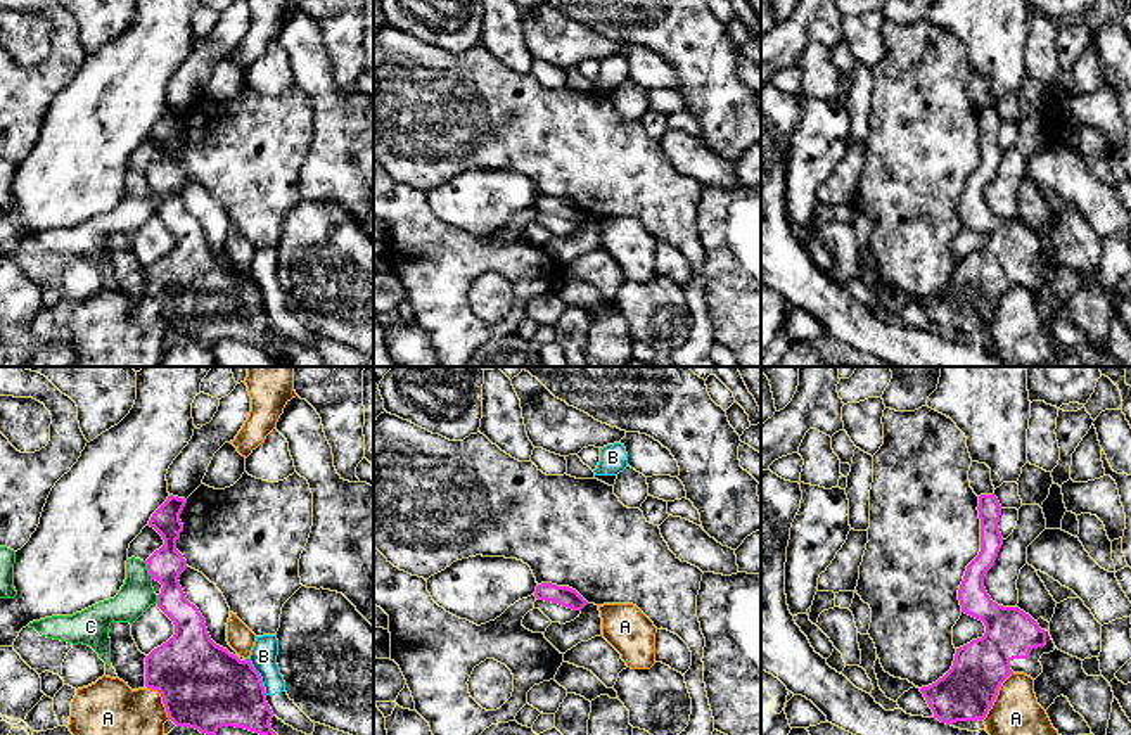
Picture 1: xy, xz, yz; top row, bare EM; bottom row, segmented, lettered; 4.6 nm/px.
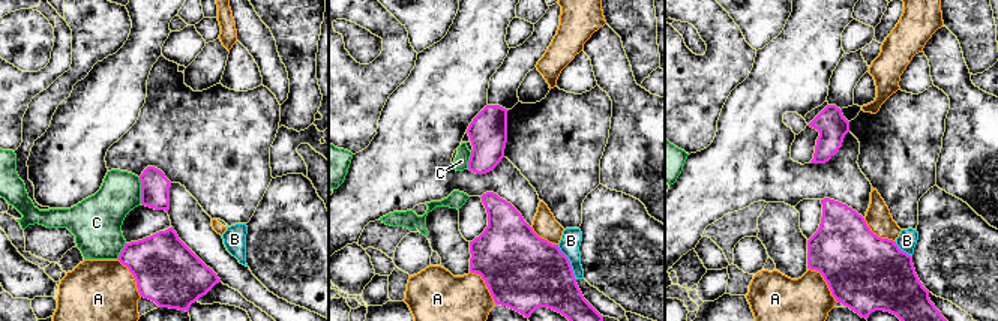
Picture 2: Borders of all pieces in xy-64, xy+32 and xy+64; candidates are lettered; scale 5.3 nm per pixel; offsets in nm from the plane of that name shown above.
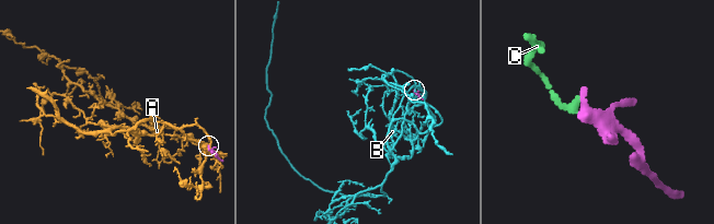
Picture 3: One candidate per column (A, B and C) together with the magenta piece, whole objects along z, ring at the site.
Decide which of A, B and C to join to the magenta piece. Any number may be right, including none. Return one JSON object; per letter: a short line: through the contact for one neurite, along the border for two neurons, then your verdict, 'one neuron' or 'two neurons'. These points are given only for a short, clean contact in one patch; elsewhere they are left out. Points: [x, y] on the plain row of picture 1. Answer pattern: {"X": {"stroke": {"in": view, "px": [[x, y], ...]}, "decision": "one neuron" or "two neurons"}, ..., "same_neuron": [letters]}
{"A": {"decision": "two neurons"}, "B": {"decision": "two neurons"}, "C": {"decision": "two neurons"}, "same_neuron": []}

